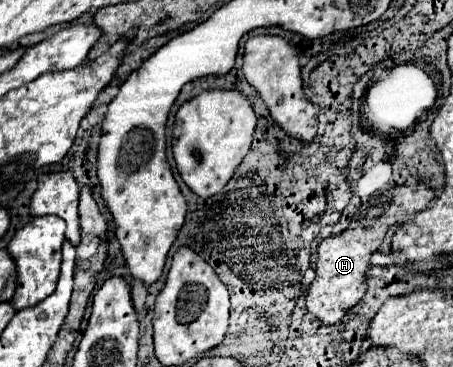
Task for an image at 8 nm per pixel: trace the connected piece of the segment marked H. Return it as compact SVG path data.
M418 182L416 186L404 184L392 190L384 190L384 194L370 198L358 208L346 232L322 240L318 246L316 280L306 290L308 312L312 312L322 324L340 322L342 316L352 306L356 306L366 294L366 288L368 288L366 272L370 268L370 256L380 248L388 228L416 216L420 210L424 210L430 204L432 198L434 198L434 190L424 182Z

